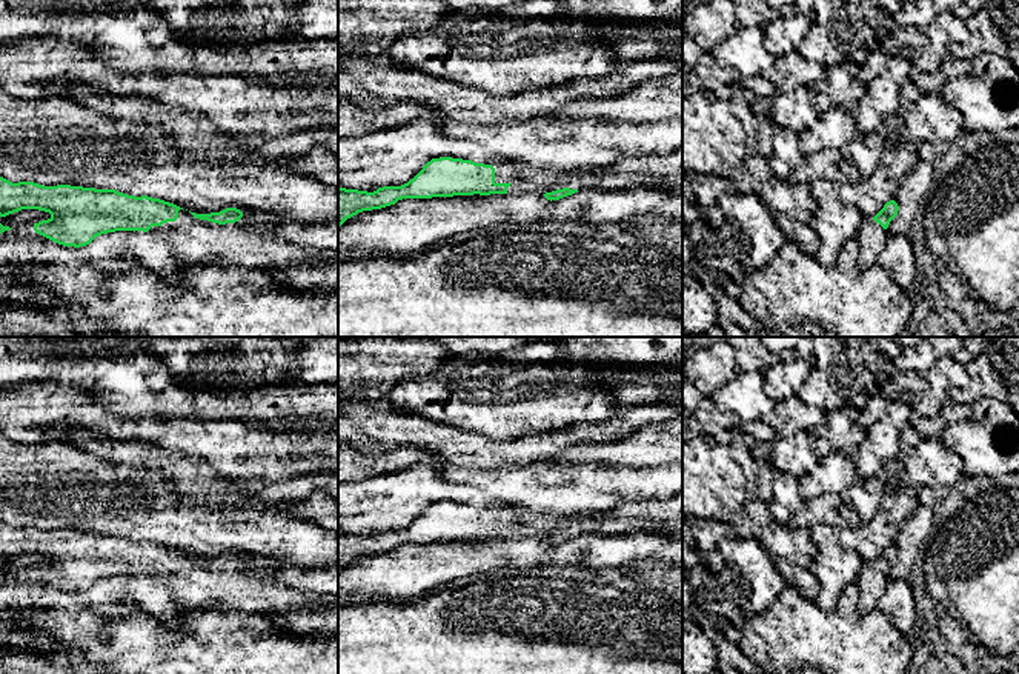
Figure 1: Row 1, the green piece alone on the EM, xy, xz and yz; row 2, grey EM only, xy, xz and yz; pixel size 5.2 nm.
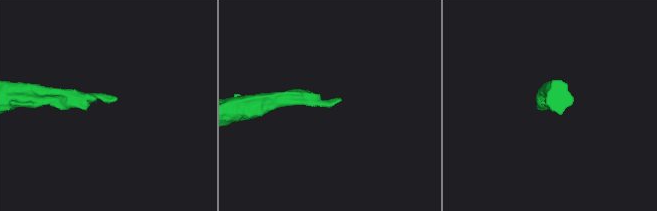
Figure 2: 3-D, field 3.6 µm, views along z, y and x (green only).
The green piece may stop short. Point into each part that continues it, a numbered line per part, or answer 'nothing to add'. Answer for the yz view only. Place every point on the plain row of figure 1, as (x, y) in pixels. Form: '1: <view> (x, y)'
1: yz (872, 582)

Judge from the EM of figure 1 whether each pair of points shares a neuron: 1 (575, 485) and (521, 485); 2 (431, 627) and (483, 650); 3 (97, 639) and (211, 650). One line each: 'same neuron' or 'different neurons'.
1: same neuron
2: same neuron
3: same neuron

